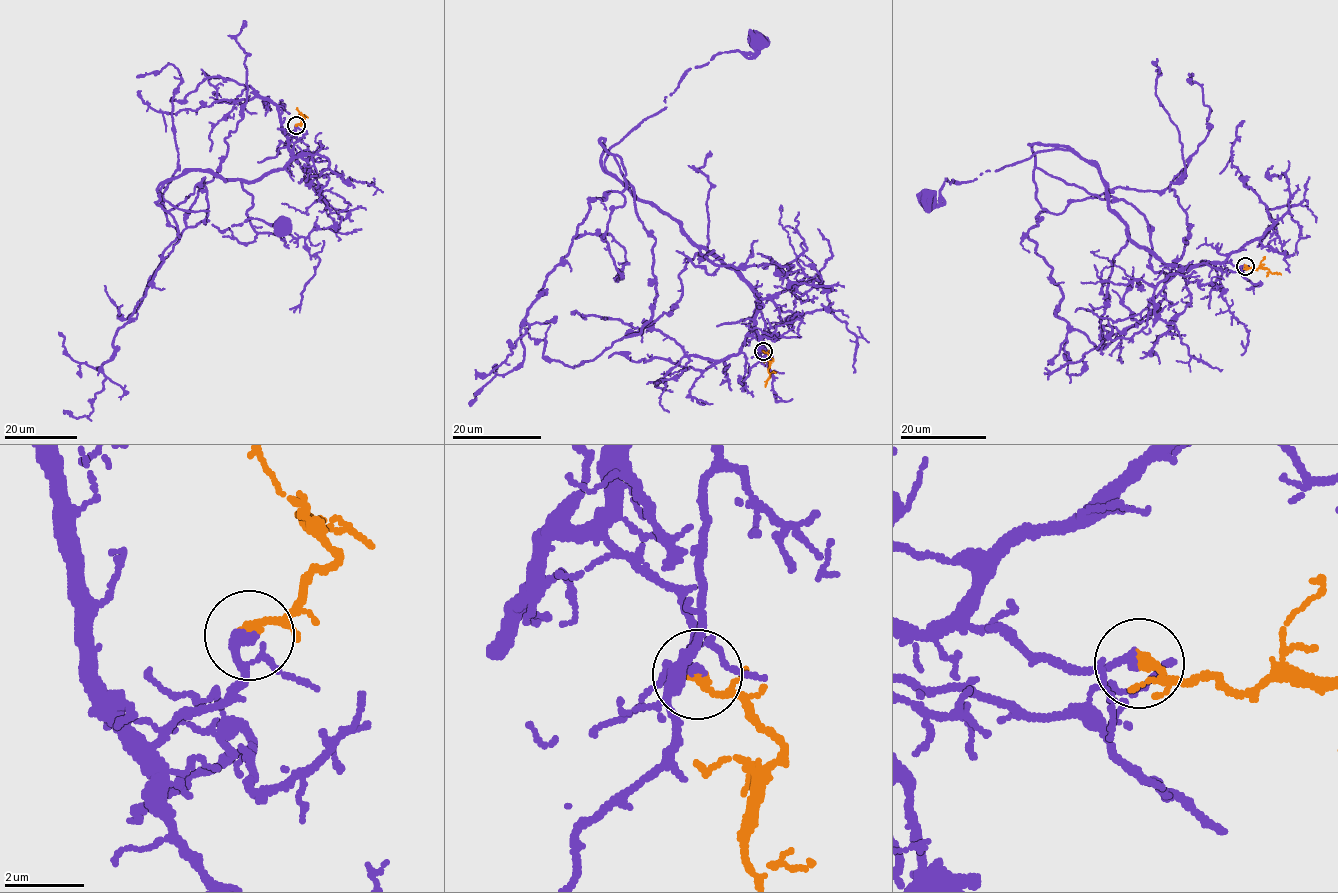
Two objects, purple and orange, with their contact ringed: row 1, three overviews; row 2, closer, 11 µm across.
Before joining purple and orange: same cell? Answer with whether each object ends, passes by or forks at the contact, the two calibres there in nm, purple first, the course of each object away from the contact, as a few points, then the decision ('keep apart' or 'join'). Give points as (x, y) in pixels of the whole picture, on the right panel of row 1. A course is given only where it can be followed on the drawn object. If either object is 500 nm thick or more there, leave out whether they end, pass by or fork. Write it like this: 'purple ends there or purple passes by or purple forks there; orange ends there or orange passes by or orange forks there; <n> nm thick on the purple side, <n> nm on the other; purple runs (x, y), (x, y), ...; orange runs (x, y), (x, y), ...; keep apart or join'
purple passes by; orange passes by; 190 nm thick on the purple side, 200 nm on the other; purple runs (1245, 265), (1156, 258), (1109, 207), (1098, 169), (1069, 149), (971, 181), (945, 179), (939, 204), (927, 201); orange runs (1245, 265), (1280, 274); join

